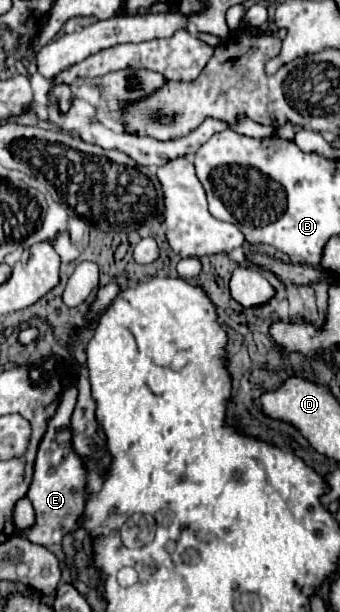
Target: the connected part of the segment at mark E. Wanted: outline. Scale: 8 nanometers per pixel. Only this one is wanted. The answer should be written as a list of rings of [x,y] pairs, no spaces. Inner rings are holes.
[[[71,384],[61,394],[61,404],[59,404],[55,416],[51,418],[51,424],[39,444],[39,452],[37,452],[37,460],[35,460],[33,482],[29,486],[29,500],[35,508],[37,522],[33,528],[25,530],[23,534],[33,544],[39,544],[39,546],[61,544],[63,538],[67,534],[71,534],[75,530],[75,526],[79,524],[79,520],[83,518],[83,510],[85,510],[85,502],[87,502],[87,490],[85,490],[87,488],[87,468],[81,460],[81,456],[71,446],[71,438],[73,438],[71,414],[73,414],[75,400],[77,400],[77,390]],[[51,466],[57,468],[55,474],[47,472]]]

